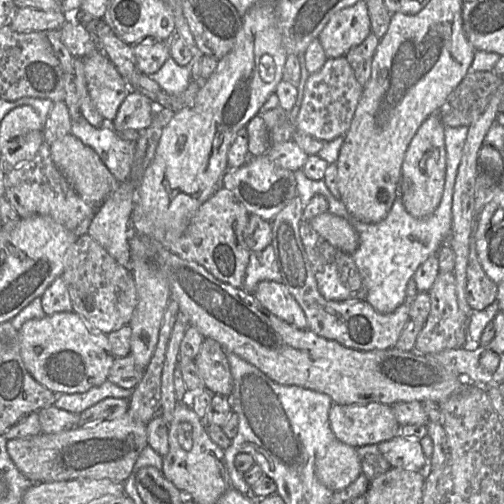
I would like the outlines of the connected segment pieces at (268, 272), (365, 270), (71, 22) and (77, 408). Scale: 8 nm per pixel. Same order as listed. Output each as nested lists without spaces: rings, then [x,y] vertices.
[[[271,244],[261,251],[250,252],[242,289],[253,294],[257,284],[263,280],[282,282]]]
[[[444,127],[446,149],[446,174],[441,201],[436,210],[424,218],[410,215],[397,196],[387,216],[377,223],[365,223],[352,217],[343,202],[335,198],[328,190],[323,179],[312,180],[298,169],[294,171],[297,195],[305,208],[316,194],[323,195],[328,202],[328,212],[343,217],[357,231],[359,245],[351,254],[362,280],[367,288],[366,301],[379,313],[389,314],[395,311],[406,300],[408,281],[427,258],[436,254],[443,244],[447,244],[452,230],[453,193],[458,168],[462,158],[463,147],[467,138],[468,127]]]
[[[80,10],[68,11],[66,23],[58,30],[62,43],[75,58],[84,59],[99,50],[98,43],[79,21]]]
[[[106,381],[100,386],[90,388],[86,392],[60,393],[53,406],[80,414],[107,398],[123,398],[129,400],[132,391],[133,389],[123,388]]]

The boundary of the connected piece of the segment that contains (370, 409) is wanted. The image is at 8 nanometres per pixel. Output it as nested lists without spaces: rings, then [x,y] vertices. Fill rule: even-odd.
[[[334,403],[329,410],[329,424],[335,438],[358,448],[379,445],[400,433],[391,405],[340,405]]]

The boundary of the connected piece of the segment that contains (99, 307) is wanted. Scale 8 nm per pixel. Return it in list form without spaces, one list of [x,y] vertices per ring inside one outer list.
[[[88,234],[78,238],[67,251],[62,278],[70,294],[72,312],[84,318],[92,327],[109,334],[129,325],[138,303],[131,271],[118,264]]]

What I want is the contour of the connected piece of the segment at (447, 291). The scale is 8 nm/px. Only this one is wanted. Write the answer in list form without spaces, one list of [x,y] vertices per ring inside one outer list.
[[[439,272],[429,290],[430,314],[420,331],[414,350],[423,355],[433,355],[446,349],[463,348],[468,342],[469,318],[459,309],[456,294],[456,280],[453,272]]]

